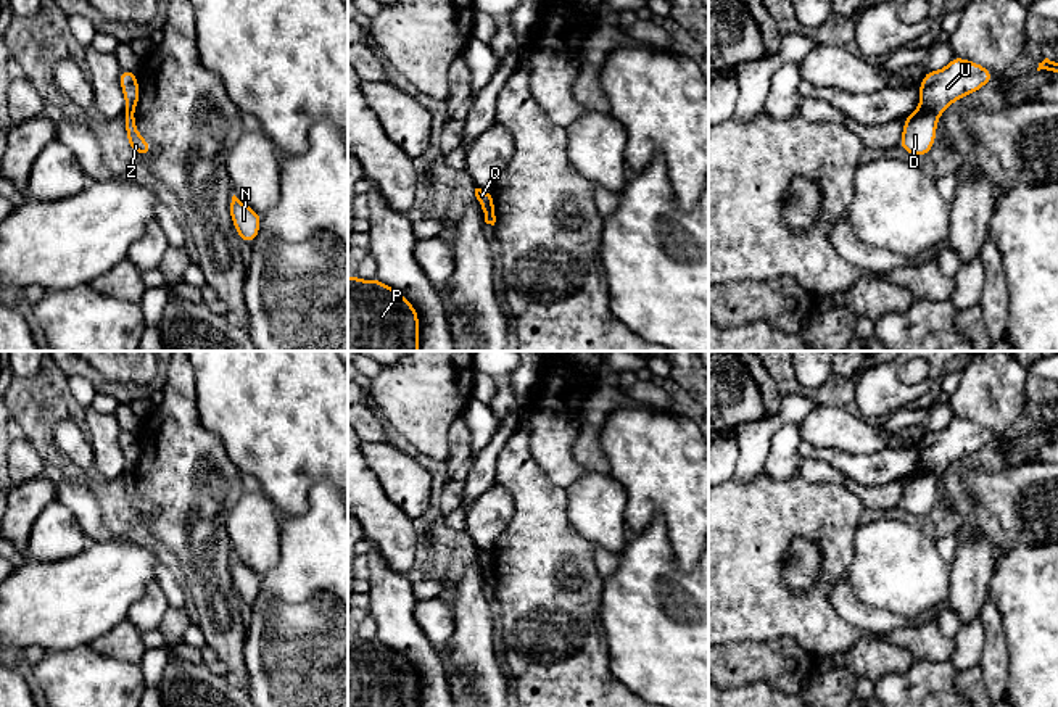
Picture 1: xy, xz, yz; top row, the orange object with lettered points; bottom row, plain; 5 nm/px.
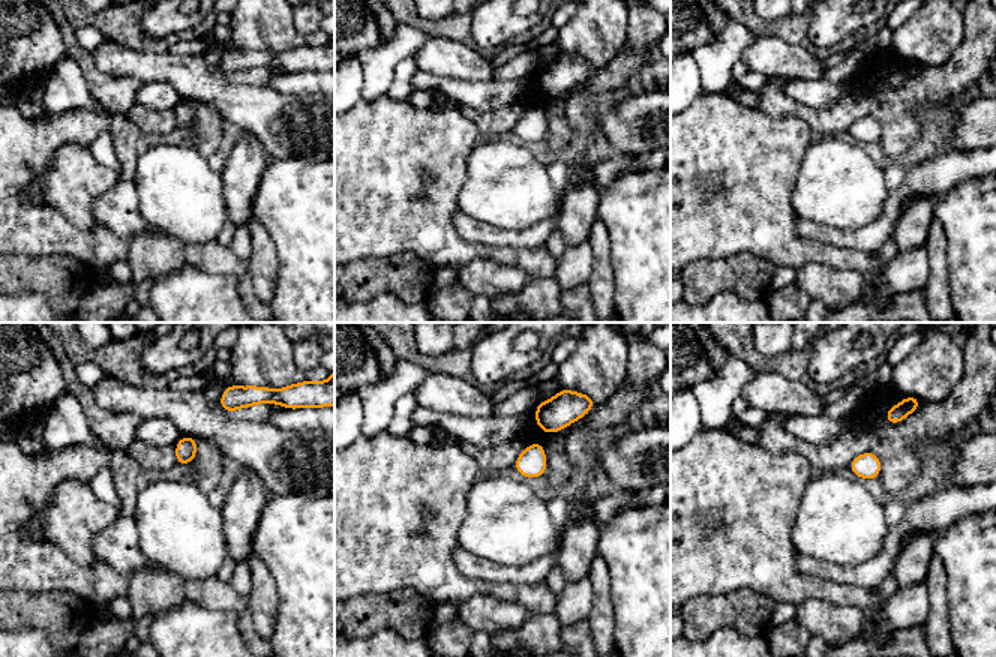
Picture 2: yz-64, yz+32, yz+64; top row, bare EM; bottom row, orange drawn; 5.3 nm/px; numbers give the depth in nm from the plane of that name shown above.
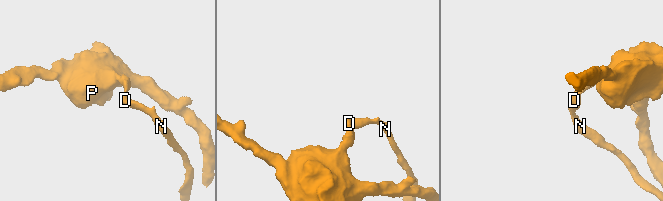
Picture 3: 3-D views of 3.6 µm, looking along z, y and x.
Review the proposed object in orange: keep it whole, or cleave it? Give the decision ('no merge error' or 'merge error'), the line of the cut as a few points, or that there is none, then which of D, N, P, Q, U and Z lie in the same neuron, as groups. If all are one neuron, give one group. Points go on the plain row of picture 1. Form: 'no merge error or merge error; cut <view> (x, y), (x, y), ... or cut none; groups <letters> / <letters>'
merge error; cut yz (918, 467), (928, 469), (938, 479); groups D N Q Z / P U

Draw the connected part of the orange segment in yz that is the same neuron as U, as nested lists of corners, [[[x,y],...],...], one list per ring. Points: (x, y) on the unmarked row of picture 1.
[[[953,417],[944,430],[928,430],[918,446],[920,469],[926,469],[940,478],[953,462],[973,456],[990,441],[994,441],[990,430],[974,422]]]

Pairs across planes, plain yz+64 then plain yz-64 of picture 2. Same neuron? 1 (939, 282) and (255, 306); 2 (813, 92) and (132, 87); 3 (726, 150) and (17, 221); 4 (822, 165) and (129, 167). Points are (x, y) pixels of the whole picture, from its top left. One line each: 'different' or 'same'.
1: different
2: different
3: same
4: different

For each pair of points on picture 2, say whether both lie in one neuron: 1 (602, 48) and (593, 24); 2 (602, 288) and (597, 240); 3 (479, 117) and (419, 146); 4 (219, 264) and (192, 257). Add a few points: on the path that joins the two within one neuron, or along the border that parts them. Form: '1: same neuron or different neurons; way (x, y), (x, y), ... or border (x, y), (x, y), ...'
1: same neuron; way (600, 42), (599, 30)
2: same neuron; way (602, 276), (600, 252)
3: different neurons; border (468, 119), (480, 132)
4: same neuron; way (213, 258), (198, 257)

